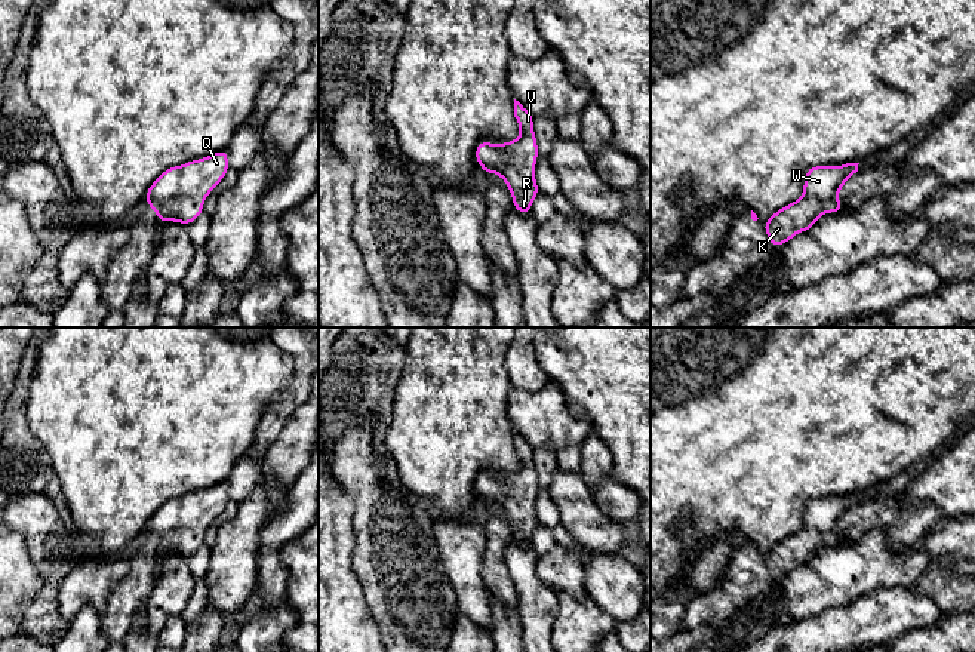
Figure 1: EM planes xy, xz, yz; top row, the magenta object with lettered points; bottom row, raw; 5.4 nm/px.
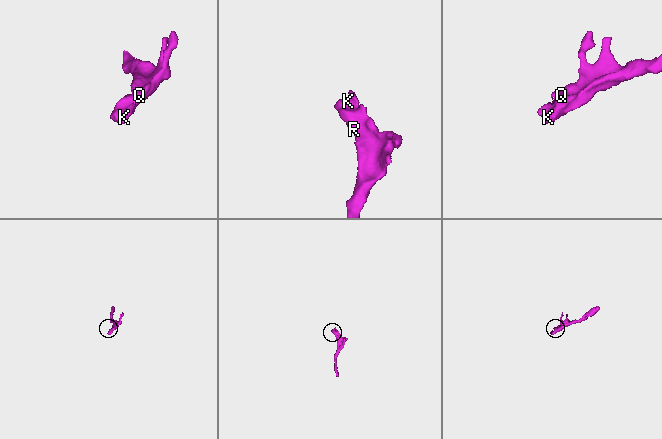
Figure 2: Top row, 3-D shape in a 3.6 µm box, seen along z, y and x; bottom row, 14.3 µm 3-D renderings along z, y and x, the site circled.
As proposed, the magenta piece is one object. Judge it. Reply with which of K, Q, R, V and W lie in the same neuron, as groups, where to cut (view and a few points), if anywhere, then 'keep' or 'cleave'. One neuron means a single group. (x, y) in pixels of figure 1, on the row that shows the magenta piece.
K Q R V W | no cut | keep

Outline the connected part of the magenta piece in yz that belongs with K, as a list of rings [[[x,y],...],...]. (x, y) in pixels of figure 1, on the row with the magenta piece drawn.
[[[859,163],[842,166],[812,166],[806,170],[803,196],[776,210],[763,228],[772,247],[787,243],[796,234],[809,231],[824,212],[837,213],[843,203],[837,199],[846,179],[858,172]]]

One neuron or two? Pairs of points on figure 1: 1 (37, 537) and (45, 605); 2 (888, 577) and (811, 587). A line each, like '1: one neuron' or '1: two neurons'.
1: one neuron
2: one neuron

